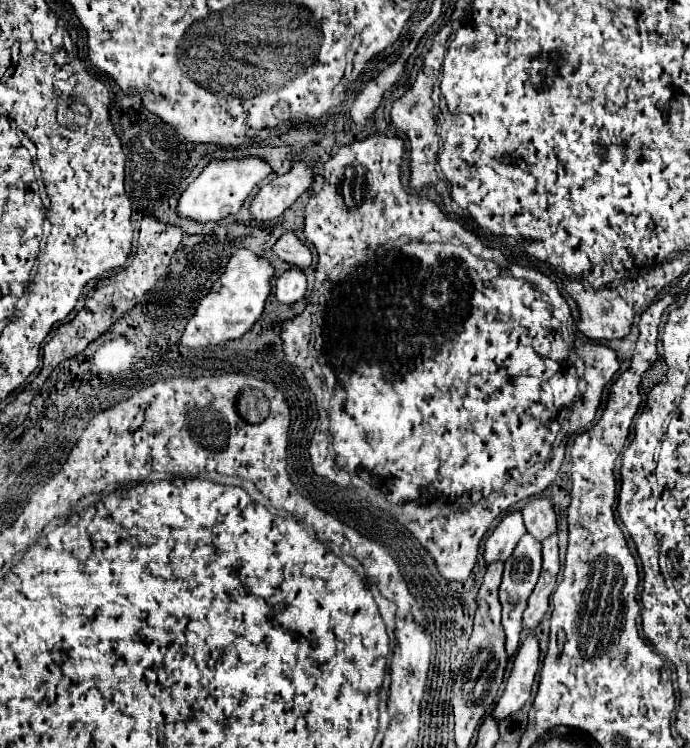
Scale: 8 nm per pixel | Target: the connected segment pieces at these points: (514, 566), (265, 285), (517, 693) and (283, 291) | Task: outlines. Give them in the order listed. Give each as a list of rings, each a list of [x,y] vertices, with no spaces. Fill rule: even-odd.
[[[525,533],[521,537],[521,541],[517,543],[511,559],[505,561],[505,573],[503,573],[503,583],[499,589],[499,597],[501,597],[501,605],[503,605],[503,631],[505,631],[505,651],[509,657],[515,655],[517,647],[519,647],[519,639],[521,639],[521,615],[527,609],[527,599],[537,583],[541,571],[541,543],[535,541],[529,533]]]
[[[247,249],[235,251],[227,263],[225,273],[219,279],[221,287],[211,291],[209,295],[205,295],[199,301],[195,315],[185,325],[181,345],[189,347],[189,349],[197,349],[197,347],[221,345],[227,341],[241,339],[263,313],[265,301],[271,293],[269,277],[273,277],[273,273],[275,271],[267,259],[257,257],[255,253],[251,253]]]
[[[527,635],[517,651],[513,669],[509,673],[505,691],[493,709],[493,719],[503,721],[519,711],[531,695],[531,687],[539,667],[539,643],[533,635]]]
[[[291,267],[279,275],[279,279],[275,283],[275,297],[279,303],[293,305],[305,295],[305,289],[307,289],[305,273],[301,269]]]

